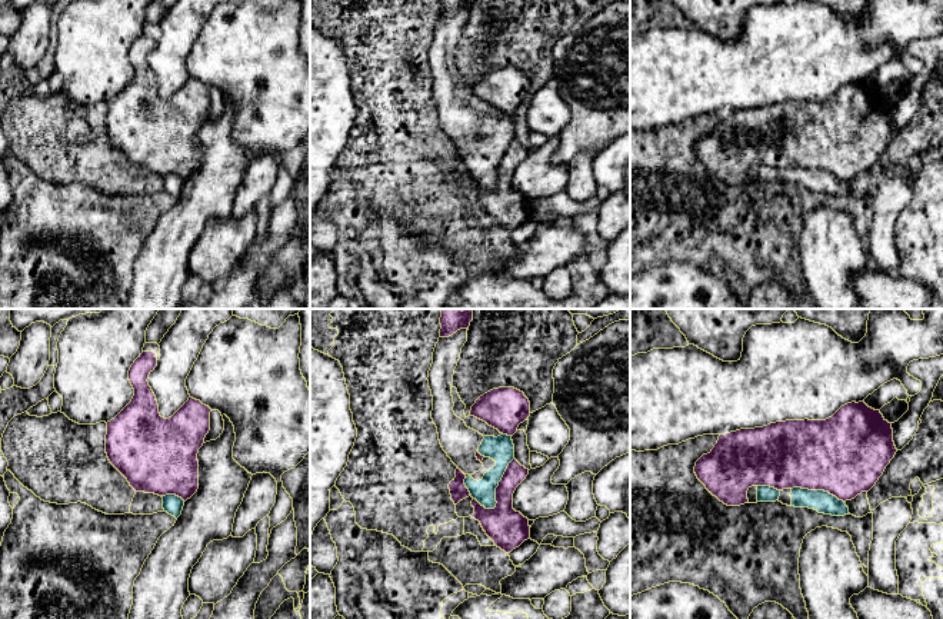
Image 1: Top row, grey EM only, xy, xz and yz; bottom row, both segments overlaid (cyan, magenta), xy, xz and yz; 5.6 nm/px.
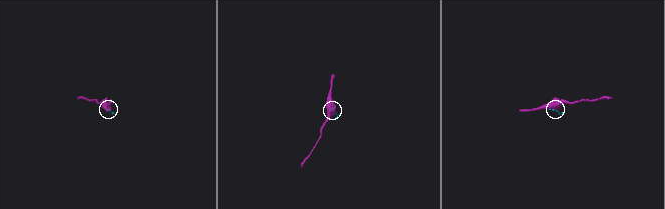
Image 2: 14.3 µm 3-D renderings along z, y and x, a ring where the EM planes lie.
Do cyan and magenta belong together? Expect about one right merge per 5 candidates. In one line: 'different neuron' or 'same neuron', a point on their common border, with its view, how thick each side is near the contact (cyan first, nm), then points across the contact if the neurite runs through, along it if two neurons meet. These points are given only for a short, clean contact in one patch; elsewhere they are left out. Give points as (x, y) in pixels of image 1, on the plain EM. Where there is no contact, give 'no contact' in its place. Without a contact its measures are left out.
different neuron; meets cyan in xz at (497, 165); 150 nm thick on the cyan side, 220 nm on the other

